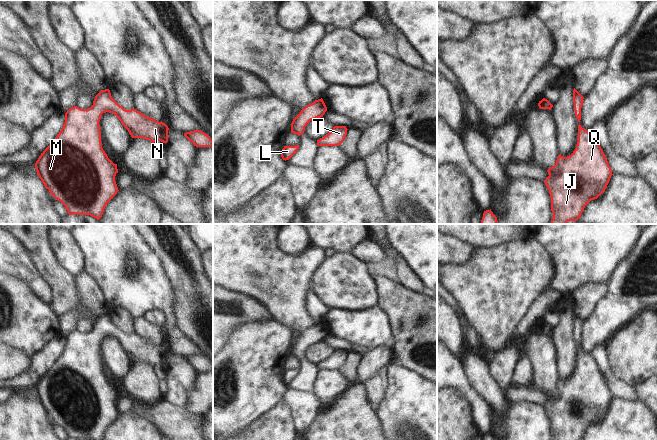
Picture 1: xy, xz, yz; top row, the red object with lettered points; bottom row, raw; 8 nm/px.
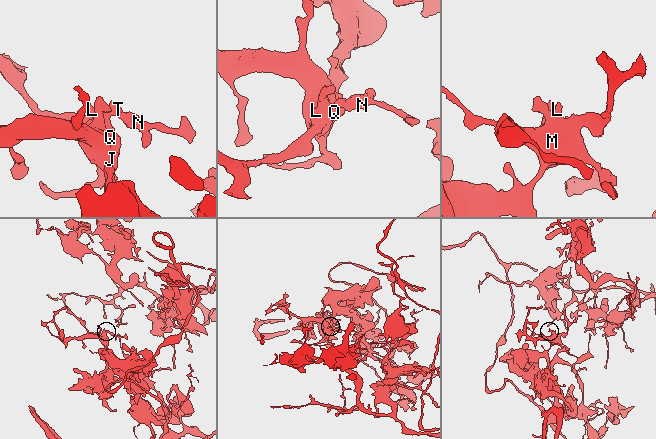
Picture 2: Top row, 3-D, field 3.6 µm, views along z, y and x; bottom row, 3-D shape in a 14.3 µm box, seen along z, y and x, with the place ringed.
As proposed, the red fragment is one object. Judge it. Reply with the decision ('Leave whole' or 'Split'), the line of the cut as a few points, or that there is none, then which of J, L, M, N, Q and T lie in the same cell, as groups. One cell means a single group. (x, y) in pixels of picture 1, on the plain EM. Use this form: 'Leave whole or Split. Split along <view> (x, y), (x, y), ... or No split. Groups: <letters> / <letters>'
Leave whole. No split. Groups: J L M N Q T.

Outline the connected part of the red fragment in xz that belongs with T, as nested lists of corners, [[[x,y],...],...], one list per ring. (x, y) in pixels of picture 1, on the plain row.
[[[334,350],[323,362],[317,364],[318,370],[339,370],[347,359],[346,350]]]

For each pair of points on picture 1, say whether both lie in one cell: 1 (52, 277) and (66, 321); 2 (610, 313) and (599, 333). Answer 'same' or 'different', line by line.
1: different
2: same

